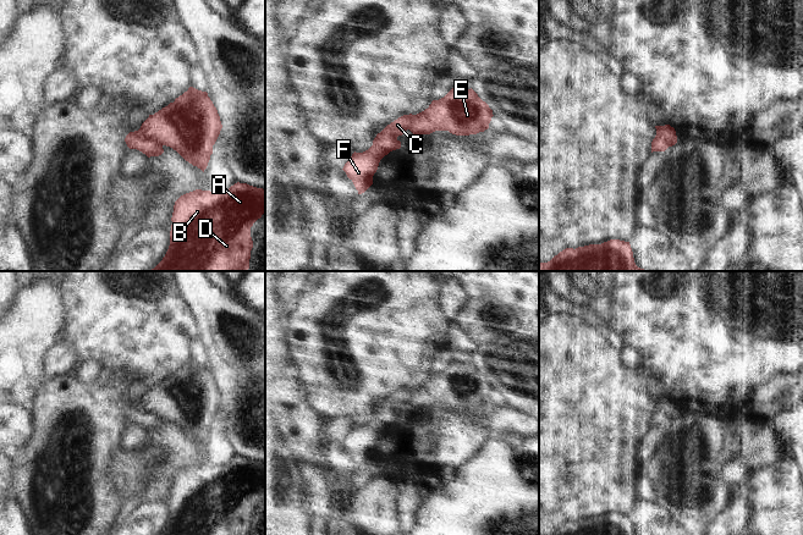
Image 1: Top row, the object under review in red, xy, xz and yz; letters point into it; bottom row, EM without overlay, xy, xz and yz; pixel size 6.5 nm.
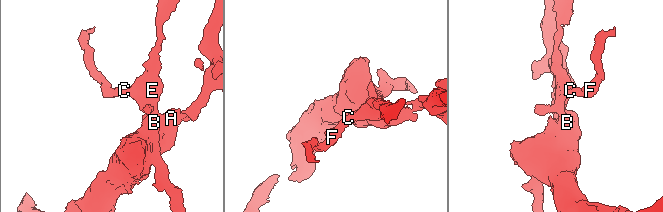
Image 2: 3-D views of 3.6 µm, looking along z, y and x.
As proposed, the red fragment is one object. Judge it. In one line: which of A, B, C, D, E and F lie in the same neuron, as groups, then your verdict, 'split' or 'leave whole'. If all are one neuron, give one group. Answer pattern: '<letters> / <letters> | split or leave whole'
A B C D F / E | split

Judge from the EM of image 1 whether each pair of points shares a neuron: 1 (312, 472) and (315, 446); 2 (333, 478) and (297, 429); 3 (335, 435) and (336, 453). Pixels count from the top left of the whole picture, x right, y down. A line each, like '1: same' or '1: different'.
1: different
2: same
3: different

